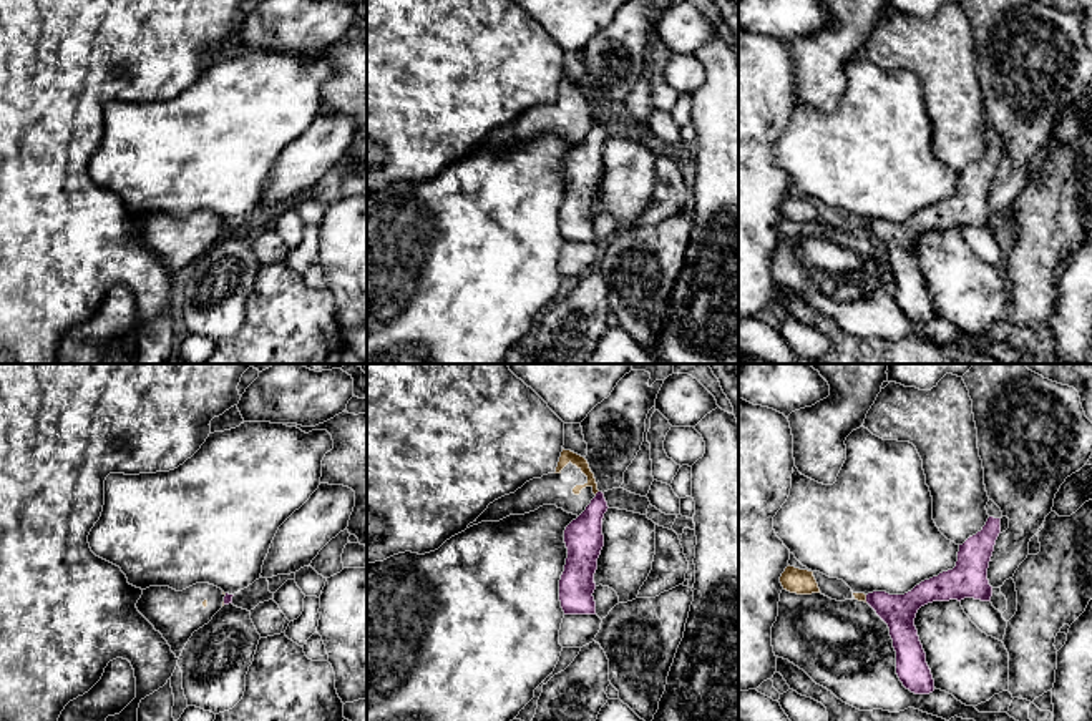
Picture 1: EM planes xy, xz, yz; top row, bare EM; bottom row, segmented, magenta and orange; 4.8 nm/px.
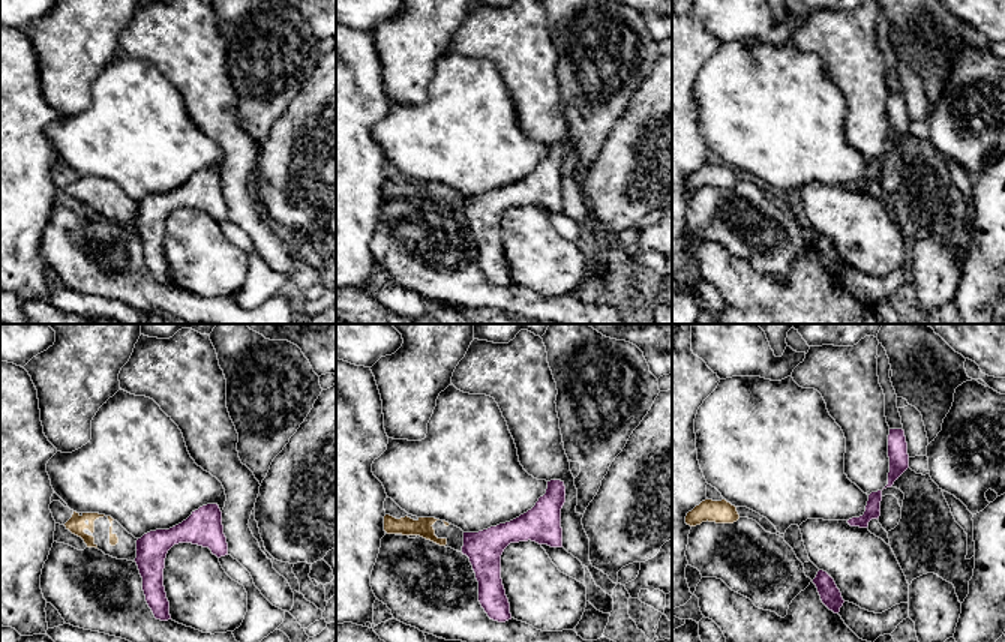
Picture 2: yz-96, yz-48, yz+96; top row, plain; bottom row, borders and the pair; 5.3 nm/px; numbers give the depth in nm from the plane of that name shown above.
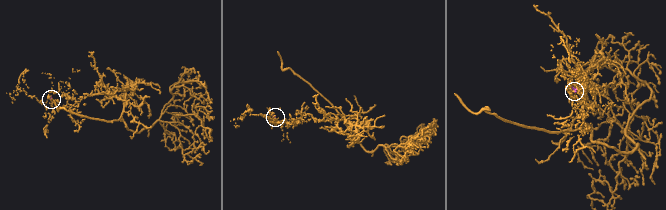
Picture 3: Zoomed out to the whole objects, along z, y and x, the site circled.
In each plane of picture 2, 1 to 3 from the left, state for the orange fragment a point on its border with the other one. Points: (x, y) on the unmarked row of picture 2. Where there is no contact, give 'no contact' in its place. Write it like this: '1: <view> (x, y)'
1: no contact
2: no contact
3: no contact

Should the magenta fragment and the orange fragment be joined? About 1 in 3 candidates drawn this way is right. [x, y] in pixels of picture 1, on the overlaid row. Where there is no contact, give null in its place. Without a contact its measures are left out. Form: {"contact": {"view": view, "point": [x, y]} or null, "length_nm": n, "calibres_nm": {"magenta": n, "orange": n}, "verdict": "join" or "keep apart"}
{"contact": {"view": "yz", "point": [867, 598]}, "length_nm": 40, "calibres_nm": {"magenta": 170, "orange": 50}, "verdict": "keep apart"}

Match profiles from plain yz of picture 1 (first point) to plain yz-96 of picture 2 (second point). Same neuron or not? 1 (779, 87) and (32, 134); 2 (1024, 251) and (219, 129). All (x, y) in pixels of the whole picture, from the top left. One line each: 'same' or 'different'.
1: same
2: different

